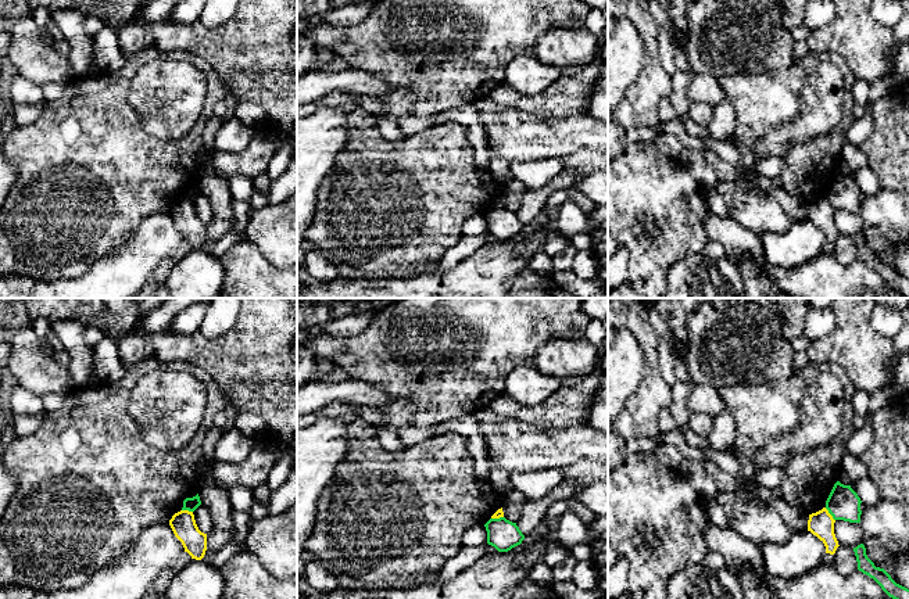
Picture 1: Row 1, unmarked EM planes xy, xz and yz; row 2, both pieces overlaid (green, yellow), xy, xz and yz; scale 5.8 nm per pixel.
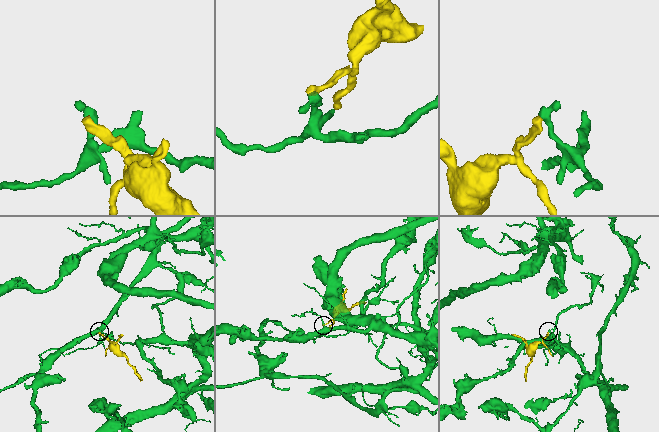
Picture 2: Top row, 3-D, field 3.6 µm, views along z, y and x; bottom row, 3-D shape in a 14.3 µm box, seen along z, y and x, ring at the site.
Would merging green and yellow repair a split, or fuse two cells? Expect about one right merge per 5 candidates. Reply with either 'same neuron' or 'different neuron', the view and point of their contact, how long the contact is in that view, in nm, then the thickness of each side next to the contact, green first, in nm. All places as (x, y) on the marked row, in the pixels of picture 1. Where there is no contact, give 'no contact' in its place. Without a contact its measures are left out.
different neuron | yz (830, 513) | 100 nm | 190/140 nm

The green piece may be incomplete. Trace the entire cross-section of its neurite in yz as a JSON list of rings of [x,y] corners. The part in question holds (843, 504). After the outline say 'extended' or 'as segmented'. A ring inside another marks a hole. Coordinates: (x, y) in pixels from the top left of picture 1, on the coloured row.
[[[837,481],[826,501],[826,509],[834,520],[860,523],[860,498],[851,488]]] | as segmented

